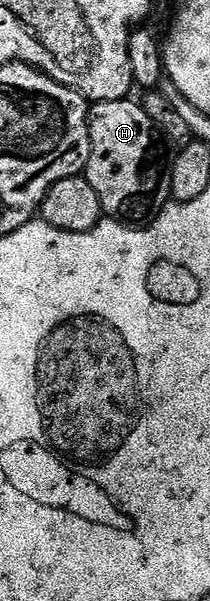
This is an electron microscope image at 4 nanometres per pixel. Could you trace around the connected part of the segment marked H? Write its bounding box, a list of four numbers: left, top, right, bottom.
[85,101,155,223]

